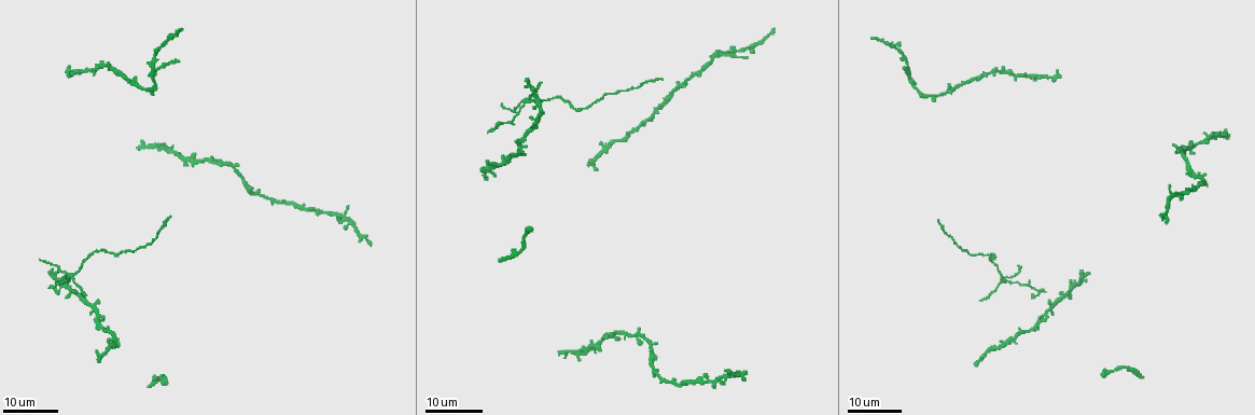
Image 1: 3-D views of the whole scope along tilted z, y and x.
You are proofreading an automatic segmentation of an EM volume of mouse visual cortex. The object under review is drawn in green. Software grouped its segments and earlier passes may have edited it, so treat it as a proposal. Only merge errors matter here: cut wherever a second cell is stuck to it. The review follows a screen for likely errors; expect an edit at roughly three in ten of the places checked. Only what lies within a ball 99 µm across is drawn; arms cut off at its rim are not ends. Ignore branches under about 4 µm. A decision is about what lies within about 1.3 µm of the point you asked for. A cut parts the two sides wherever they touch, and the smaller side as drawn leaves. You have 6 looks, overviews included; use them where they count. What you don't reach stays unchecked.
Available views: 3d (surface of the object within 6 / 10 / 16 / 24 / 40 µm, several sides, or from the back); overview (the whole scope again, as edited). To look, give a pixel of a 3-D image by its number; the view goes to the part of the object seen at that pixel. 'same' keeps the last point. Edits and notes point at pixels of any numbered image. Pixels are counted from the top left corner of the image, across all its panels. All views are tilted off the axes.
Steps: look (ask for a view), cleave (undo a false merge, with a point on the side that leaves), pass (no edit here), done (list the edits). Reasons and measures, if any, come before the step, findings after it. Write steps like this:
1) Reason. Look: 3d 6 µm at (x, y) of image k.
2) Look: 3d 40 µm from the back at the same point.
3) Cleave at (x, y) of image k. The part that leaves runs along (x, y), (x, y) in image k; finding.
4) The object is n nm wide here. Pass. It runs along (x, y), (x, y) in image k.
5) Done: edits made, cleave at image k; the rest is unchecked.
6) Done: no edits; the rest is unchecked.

Four or more arms meet. Look: 3d 24 µm at (67, 274) of image 1.

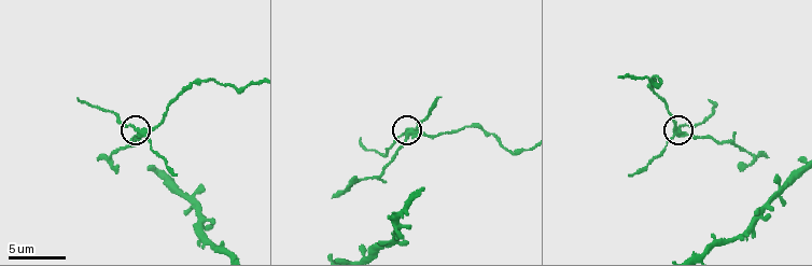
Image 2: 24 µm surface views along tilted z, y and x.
Look: 3d 6 µm at (140, 132) of image 2.

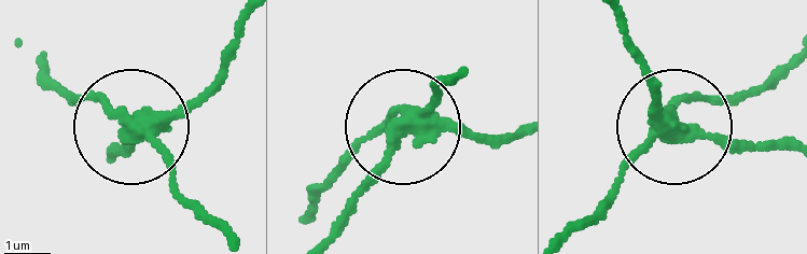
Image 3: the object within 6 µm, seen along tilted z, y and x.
4 arms meet here. Cleave at (174, 161) of image 3. The part that leaves runs along (130, 121), (67, 98), (39, 70) in image 3; two cells meet here.

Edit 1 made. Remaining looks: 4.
Look: overview.

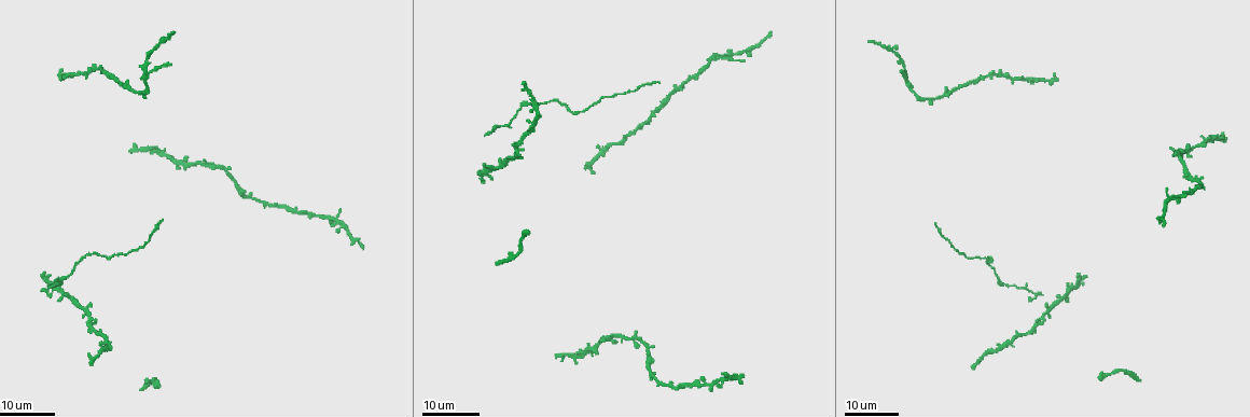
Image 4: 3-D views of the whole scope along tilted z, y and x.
Look: 3d 24 µm at (576, 113) of image 4.

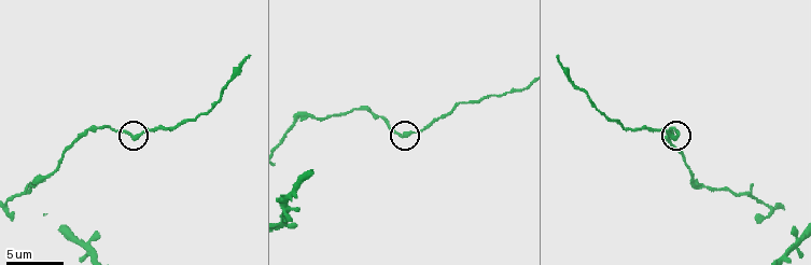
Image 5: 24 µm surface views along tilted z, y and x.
Zoom in. Look: 3d 6 µm at (678, 136) of image 5.

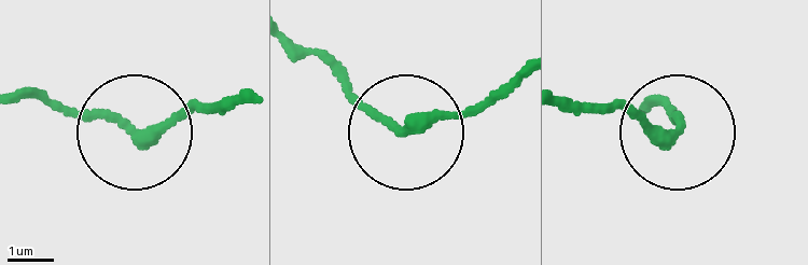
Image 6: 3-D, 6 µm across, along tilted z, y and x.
The side arm is 19 µm long. Pass. All the same cell.

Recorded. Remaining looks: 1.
Done: edits made, cleave at image 3; the rest is unchecked.

